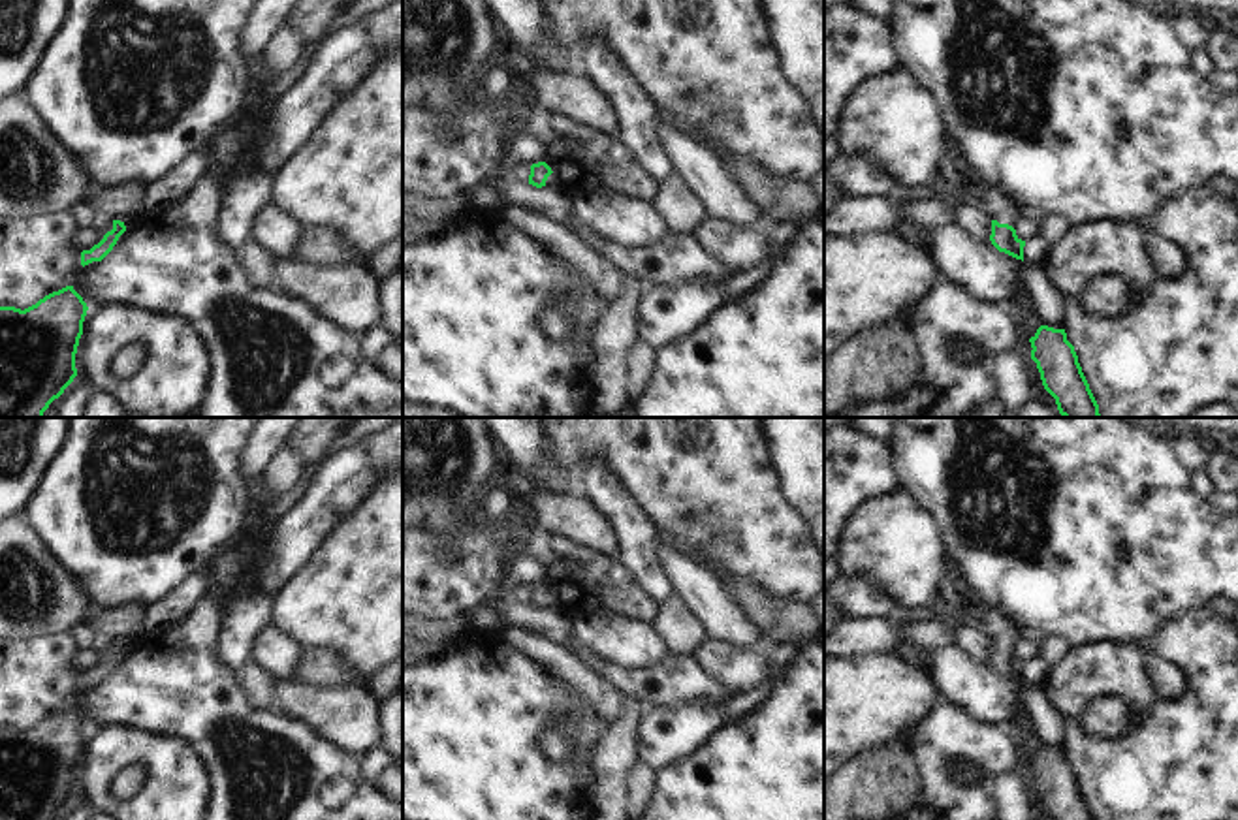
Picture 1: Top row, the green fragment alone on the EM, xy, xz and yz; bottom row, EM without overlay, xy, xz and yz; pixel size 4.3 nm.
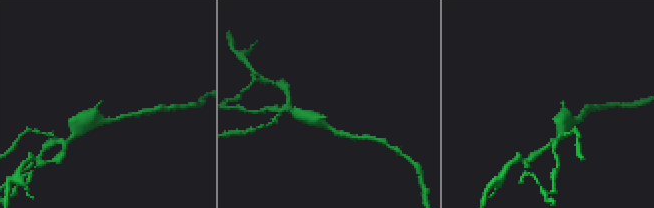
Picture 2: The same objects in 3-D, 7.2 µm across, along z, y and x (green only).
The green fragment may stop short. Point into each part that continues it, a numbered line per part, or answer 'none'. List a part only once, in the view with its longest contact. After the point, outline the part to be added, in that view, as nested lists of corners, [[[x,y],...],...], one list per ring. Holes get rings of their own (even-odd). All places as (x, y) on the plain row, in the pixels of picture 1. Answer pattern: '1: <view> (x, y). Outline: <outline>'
1: yz (1001, 629). Outline: [[[986,607],[982,626],[992,641],[997,641],[999,645],[1016,649],[1022,641],[1022,630],[1018,624],[995,607]]]

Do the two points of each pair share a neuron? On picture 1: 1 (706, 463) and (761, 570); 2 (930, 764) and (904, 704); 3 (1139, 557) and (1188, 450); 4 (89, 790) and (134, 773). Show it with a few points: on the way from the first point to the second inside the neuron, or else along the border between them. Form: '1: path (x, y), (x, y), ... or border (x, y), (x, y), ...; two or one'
1: path (717, 489), (732, 516), (761, 544); one
2: border (936, 702), (907, 741); two
3: border (1173, 442), (1178, 461), (1190, 473); two
4: border (142, 764), (117, 772), (110, 788), (115, 800); two

